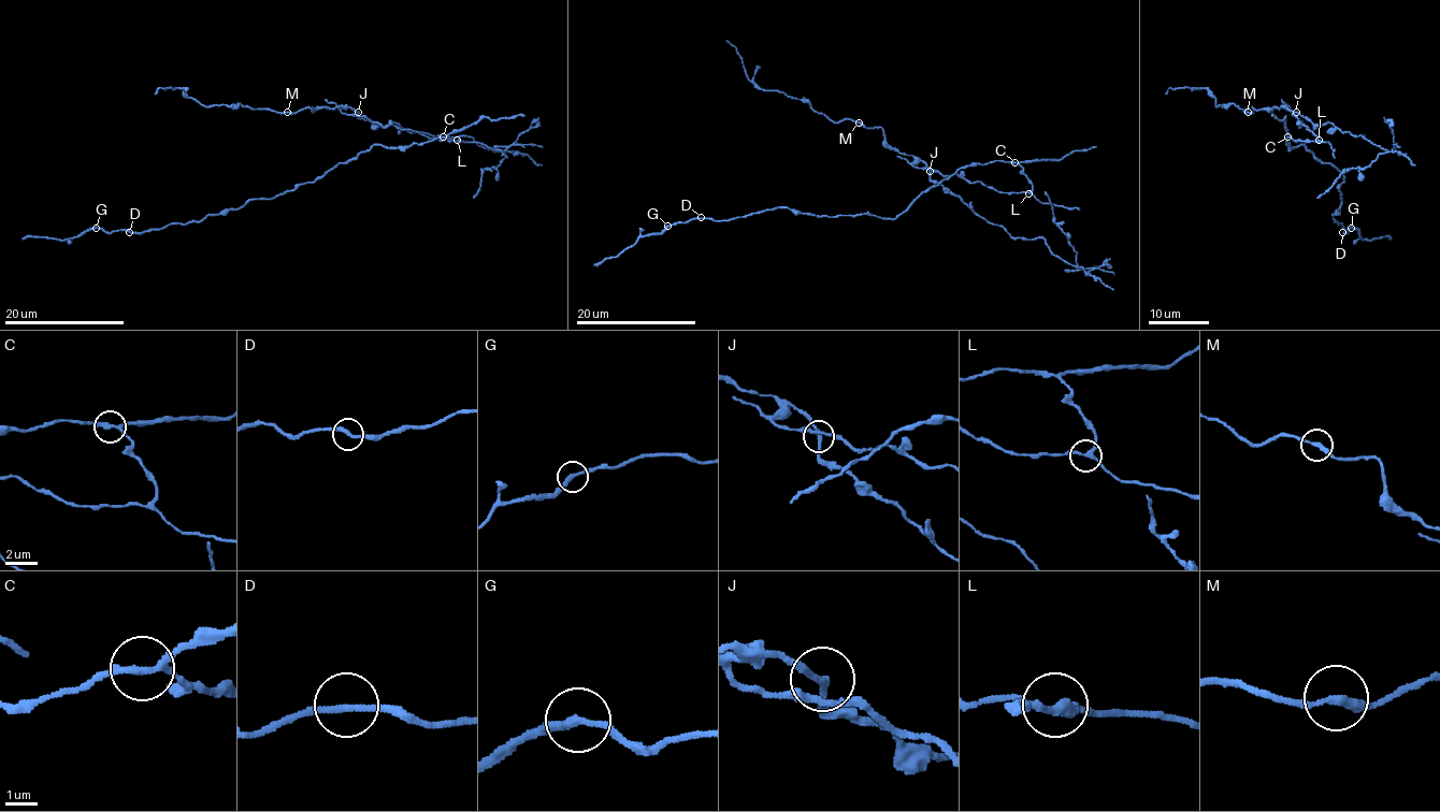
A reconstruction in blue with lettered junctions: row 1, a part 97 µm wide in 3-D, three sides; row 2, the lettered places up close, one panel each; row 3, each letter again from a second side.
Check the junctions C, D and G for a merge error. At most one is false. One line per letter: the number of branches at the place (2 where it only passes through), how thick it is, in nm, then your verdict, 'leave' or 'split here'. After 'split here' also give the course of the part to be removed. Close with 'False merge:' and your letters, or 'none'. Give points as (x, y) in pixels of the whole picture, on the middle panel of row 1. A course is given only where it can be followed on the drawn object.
C: 3 branches meet; 200 nm thick; split here; foreign part runs (1016, 163), (1028, 191), (930, 176), (1013, 238), (1040, 238), (1075, 265), (1045, 191)
D: 2 branches meet; 240 nm thick; leave
G: 2 branches meet; 240 nm thick; leave
False merge: C

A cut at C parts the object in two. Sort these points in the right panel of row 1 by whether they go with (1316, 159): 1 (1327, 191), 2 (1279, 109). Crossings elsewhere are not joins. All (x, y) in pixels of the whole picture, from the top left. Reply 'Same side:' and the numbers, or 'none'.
Same side: none

